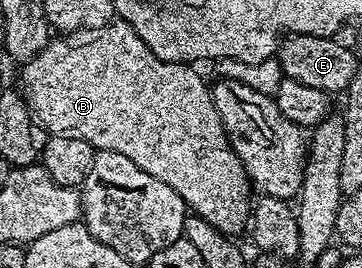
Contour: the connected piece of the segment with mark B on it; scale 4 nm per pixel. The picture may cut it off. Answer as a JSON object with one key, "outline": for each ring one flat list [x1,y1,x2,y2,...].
{"outline":[[113,21,110,25,103,28,102,31,92,34,90,38,88,38,91,39,88,43,66,43,63,39,66,38,56,38,54,41,48,43,44,51,37,53,37,57,28,59,22,64,23,87,21,86,21,91,26,98,28,107,31,109,34,122,38,124,48,136,72,135,78,139,89,141,89,145,94,147,96,152,116,151,125,157,129,157,129,161,133,161,133,165,145,169,145,173,157,177,157,181,165,181,165,185,169,185,169,189,177,192,181,197,181,201,188,207,190,214,201,216,205,221,209,221,209,225,213,225,217,230,226,235,239,237,242,231,244,234,251,217,251,209,253,206,251,180,248,179,245,169,237,157,237,153,232,149,231,142,227,140,227,134,221,125,221,117,217,113,217,109,211,100,211,87,209,83,206,83,206,81,195,72,196,68,186,63,163,61,161,57,154,55,149,49,149,45,145,45,145,41,141,41,141,37,137,37,137,33,129,24,122,21]]}

